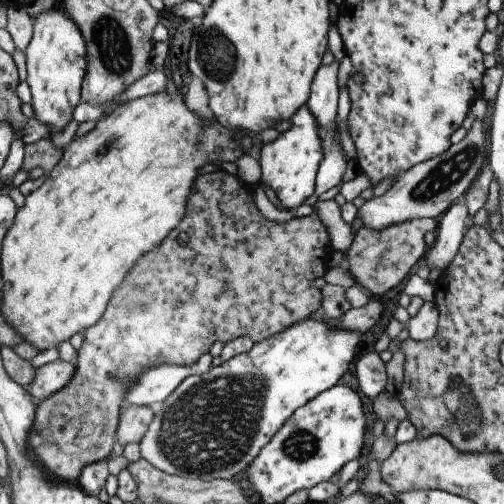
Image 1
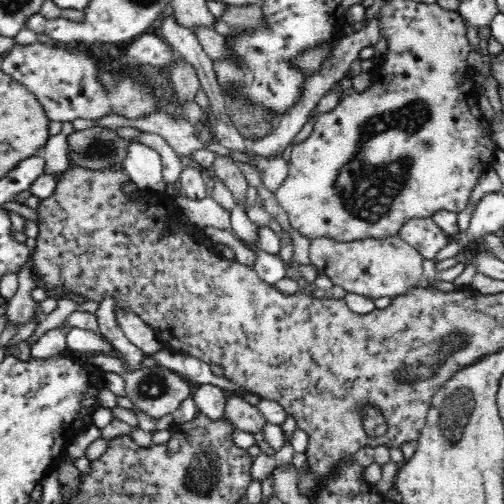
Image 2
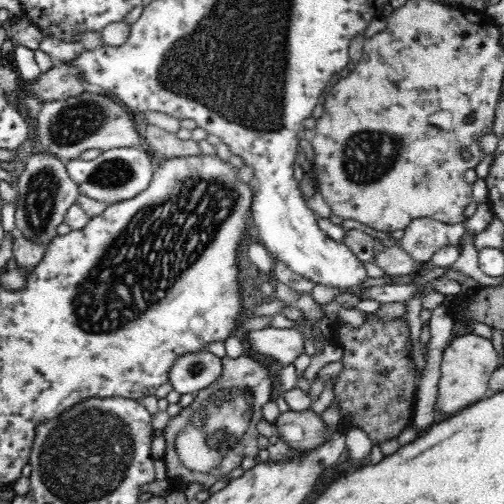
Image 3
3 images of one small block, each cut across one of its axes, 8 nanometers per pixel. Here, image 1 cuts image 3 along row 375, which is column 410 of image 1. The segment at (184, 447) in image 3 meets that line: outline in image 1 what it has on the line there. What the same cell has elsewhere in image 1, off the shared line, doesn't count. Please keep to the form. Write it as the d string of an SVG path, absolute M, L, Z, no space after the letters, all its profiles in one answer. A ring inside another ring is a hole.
M431 218L393 224L391 228L383 228L379 232L361 228L359 232L355 232L349 250L345 252L345 258L347 258L345 270L355 280L355 284L359 284L365 292L371 294L369 298L379 298L387 290L395 288L399 282L405 282L413 272L413 268L419 266L421 258L427 252L423 234L435 232L435 230L437 230L437 220L431 220Z

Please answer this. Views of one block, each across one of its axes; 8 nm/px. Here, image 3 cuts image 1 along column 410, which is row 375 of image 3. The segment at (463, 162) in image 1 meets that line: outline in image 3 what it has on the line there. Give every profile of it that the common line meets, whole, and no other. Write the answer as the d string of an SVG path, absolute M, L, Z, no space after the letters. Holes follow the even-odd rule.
M190 352L180 356L168 372L170 384L176 392L198 394L212 386L222 374L222 360L212 352Z

